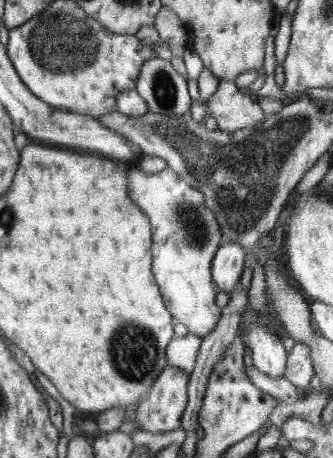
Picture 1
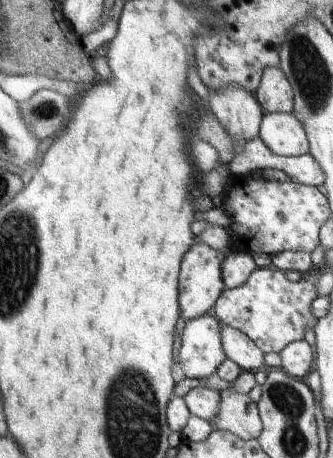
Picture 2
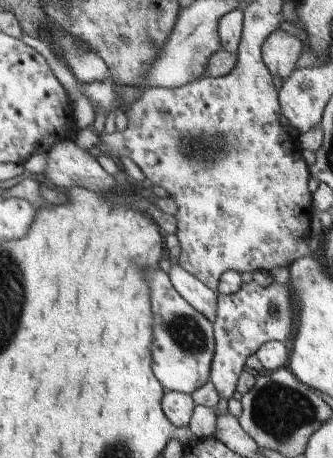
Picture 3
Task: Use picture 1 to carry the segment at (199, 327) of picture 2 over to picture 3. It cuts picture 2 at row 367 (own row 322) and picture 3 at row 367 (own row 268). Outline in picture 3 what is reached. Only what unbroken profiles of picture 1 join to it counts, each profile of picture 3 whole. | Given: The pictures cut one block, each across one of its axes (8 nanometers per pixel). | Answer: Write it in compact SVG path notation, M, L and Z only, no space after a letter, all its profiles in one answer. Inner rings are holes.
M161 268L145 270L149 280L151 306L153 306L153 376L167 392L193 394L211 376L211 362L215 354L215 330L213 324L189 306L171 286L169 274Z

